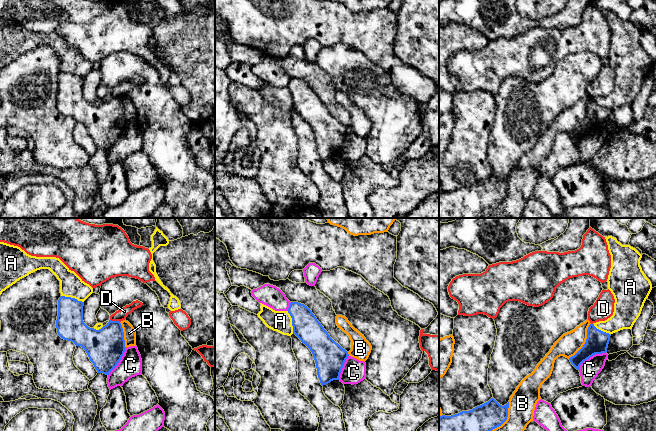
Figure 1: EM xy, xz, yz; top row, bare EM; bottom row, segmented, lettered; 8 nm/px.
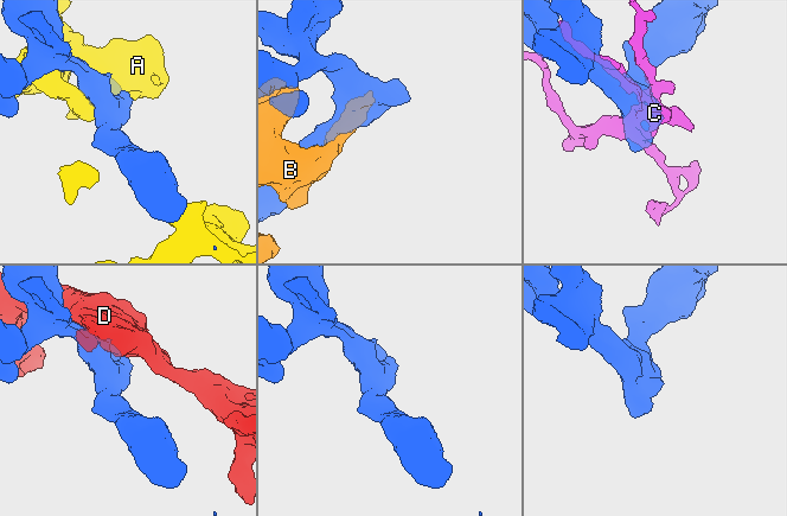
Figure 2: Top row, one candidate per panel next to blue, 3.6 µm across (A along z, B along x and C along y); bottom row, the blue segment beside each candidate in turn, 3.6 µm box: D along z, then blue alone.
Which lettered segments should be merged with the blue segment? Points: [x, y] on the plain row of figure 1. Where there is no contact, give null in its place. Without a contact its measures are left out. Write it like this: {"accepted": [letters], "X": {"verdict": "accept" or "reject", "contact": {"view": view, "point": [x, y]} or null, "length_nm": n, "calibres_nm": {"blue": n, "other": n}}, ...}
{"accepted": [], "A": {"verdict": "reject", "contact": {"view": "xz", "point": [292, 98]}, "length_nm": 200, "calibres_nm": {"blue": 220, "other": 170}}, "B": {"verdict": "reject", "contact": {"view": "yz", "point": [585, 118]}, "length_nm": 340, "calibres_nm": {"blue": 180, "other": 180}}, "C": {"verdict": "reject", "contact": {"view": "yz", "point": [590, 132]}, "length_nm": 260, "calibres_nm": {"blue": 180, "other": 160}}, "D": {"verdict": "reject", "contact": {"view": "xy", "point": [115, 97]}, "length_nm": 80, "calibres_nm": {"blue": 300, "other": 90}}}

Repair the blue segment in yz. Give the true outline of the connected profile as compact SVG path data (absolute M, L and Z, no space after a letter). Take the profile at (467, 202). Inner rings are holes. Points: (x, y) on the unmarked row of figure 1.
M494 174L469 187L439 193L439 218L477 218L486 209L501 202L508 193L509 178L502 182Z

